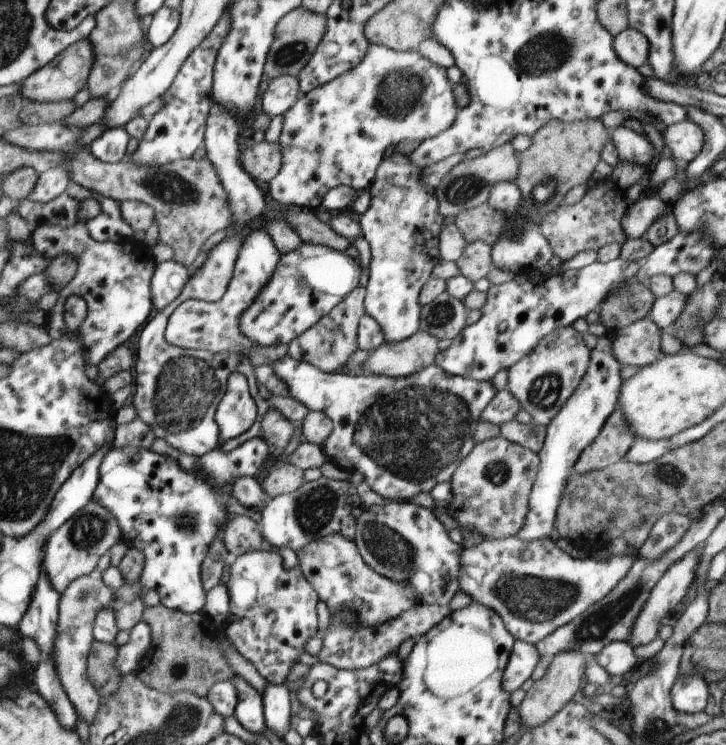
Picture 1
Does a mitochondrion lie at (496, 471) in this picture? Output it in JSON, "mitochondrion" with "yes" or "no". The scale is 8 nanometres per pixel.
{"mitochondrion":"yes"}

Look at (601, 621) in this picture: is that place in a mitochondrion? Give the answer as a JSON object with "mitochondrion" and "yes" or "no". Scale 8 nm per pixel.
{"mitochondrion":"yes"}

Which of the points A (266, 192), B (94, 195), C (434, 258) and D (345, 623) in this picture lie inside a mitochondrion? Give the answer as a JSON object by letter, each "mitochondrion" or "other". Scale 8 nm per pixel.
{"A":"other","B":"other","C":"other","D":"mitochondrion"}

